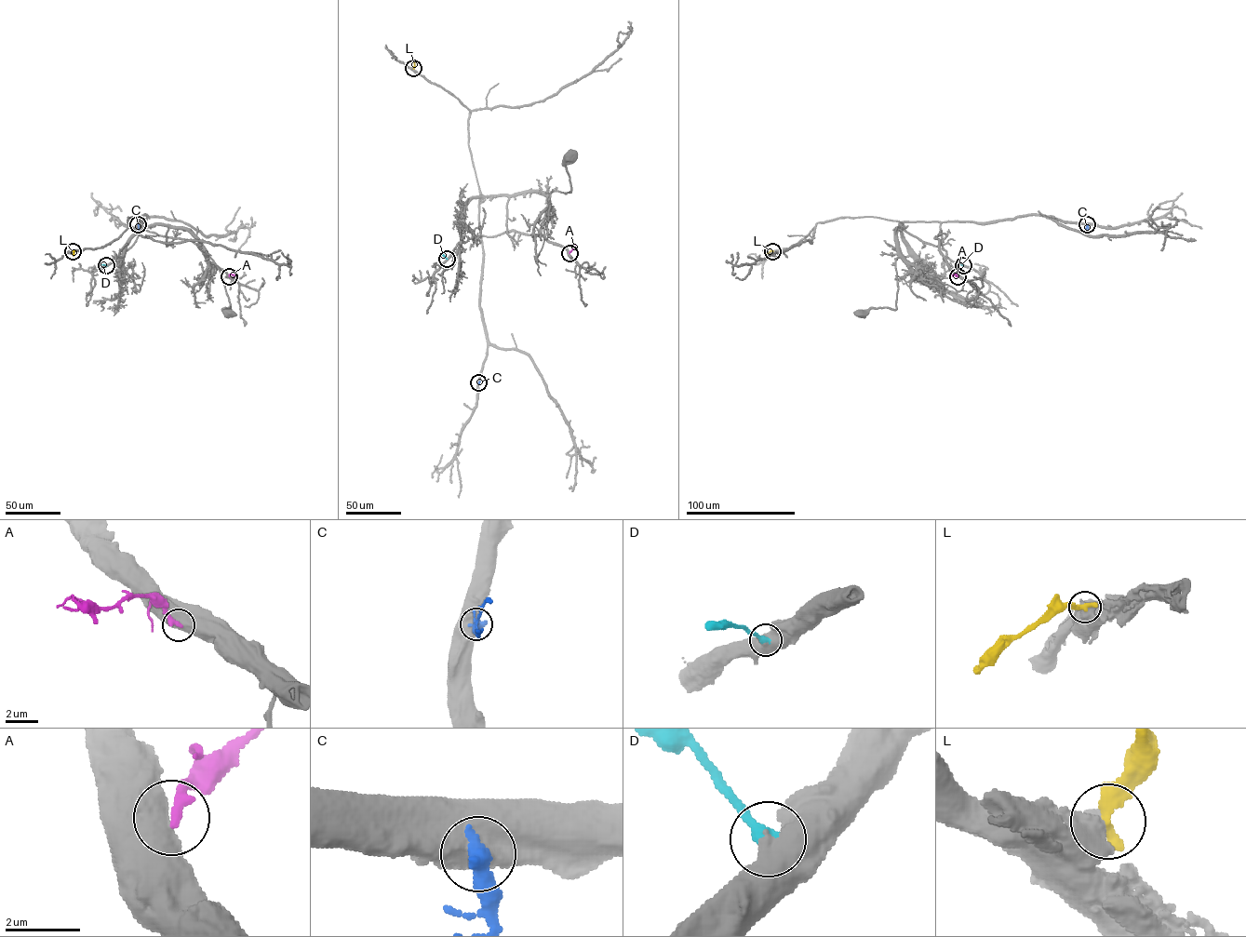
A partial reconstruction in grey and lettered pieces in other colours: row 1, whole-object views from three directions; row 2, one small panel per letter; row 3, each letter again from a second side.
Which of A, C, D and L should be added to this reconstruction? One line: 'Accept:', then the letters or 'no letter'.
Accept: D, L

